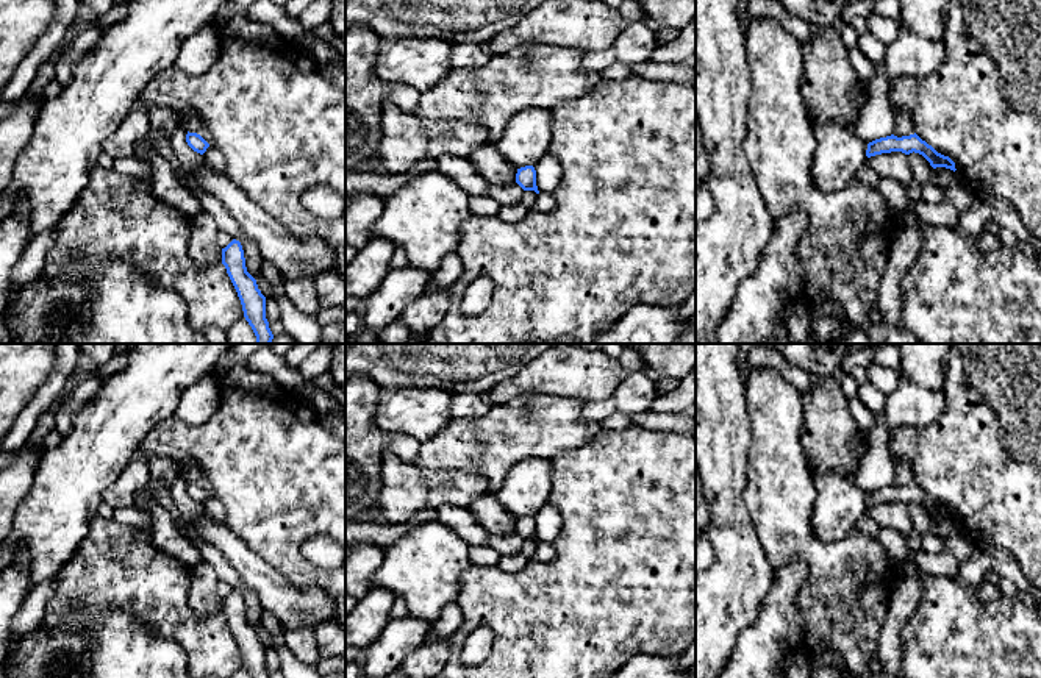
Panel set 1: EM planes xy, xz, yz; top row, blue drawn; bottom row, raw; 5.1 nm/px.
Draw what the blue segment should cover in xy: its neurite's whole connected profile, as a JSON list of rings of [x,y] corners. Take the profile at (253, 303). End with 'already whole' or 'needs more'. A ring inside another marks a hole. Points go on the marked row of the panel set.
[[[202,211],[191,219],[189,256],[197,266],[222,262],[238,292],[244,317],[252,327],[256,344],[270,344],[274,334],[266,319],[266,297],[258,289],[256,280],[247,272],[244,250],[233,239],[225,248],[217,242],[219,228],[216,220]]] | needs more

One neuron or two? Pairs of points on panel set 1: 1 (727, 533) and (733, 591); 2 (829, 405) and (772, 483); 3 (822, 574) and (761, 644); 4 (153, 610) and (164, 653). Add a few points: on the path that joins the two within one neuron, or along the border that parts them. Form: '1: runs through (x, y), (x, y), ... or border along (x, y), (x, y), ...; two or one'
1: runs through (733, 547), (733, 577); one
2: border along (802, 405), (801, 446), (812, 474); two
3: border along (807, 567), (797, 594), (804, 625), (797, 641); two
4: border along (130, 614), (153, 633), (174, 639), (188, 660); two

